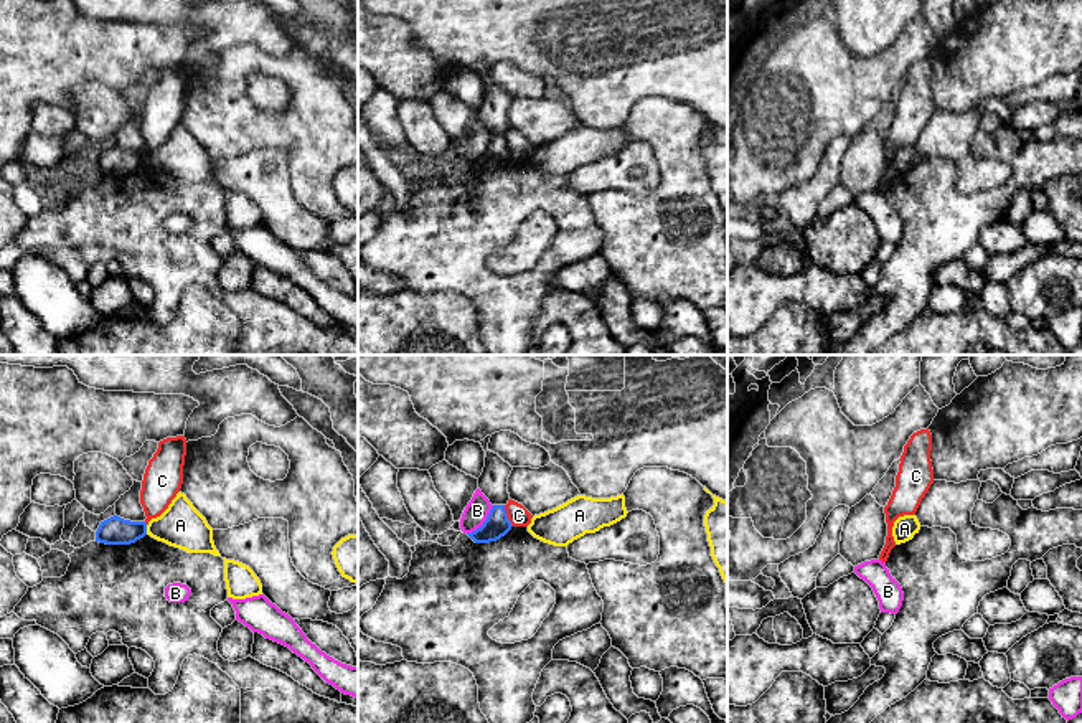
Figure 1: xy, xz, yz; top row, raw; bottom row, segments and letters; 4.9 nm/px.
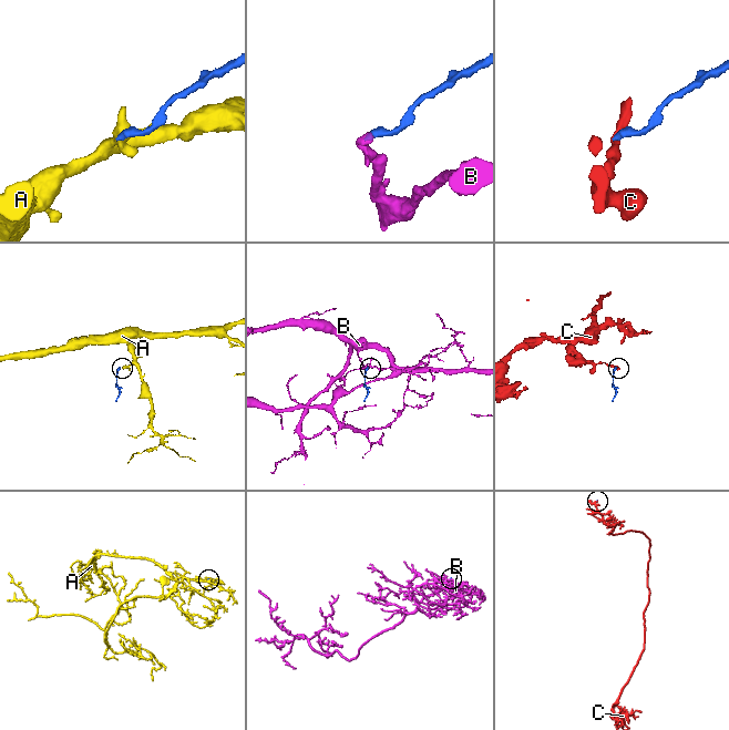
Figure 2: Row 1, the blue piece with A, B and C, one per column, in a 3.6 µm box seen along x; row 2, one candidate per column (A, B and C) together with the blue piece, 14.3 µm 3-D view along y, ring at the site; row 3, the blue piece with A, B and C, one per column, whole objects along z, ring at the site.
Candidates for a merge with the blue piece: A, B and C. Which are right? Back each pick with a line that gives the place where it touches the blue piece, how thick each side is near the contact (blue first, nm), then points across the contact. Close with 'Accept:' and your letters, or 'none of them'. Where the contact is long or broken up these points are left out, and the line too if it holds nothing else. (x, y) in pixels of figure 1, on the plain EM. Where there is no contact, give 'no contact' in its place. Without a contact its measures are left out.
Accept: none of them

